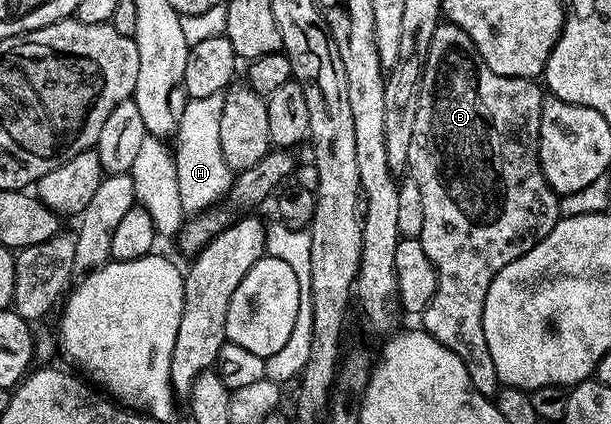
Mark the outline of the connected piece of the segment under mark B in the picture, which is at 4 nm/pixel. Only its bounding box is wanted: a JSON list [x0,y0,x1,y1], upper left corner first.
[408,21,561,397]

